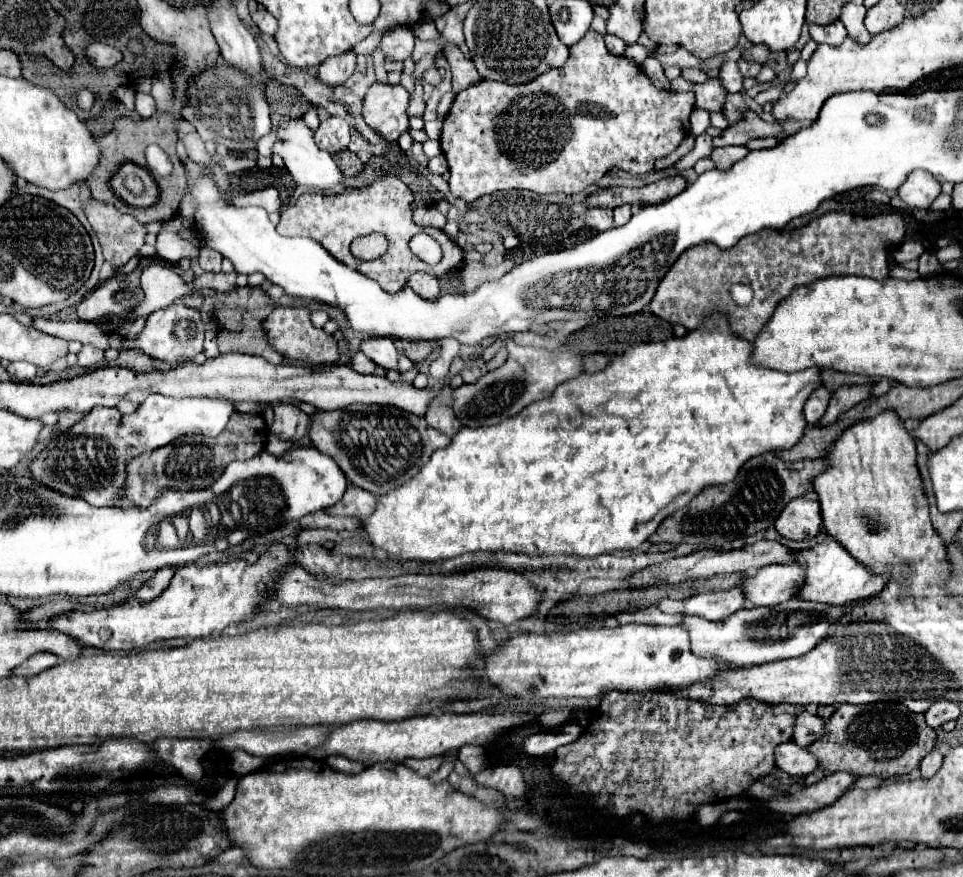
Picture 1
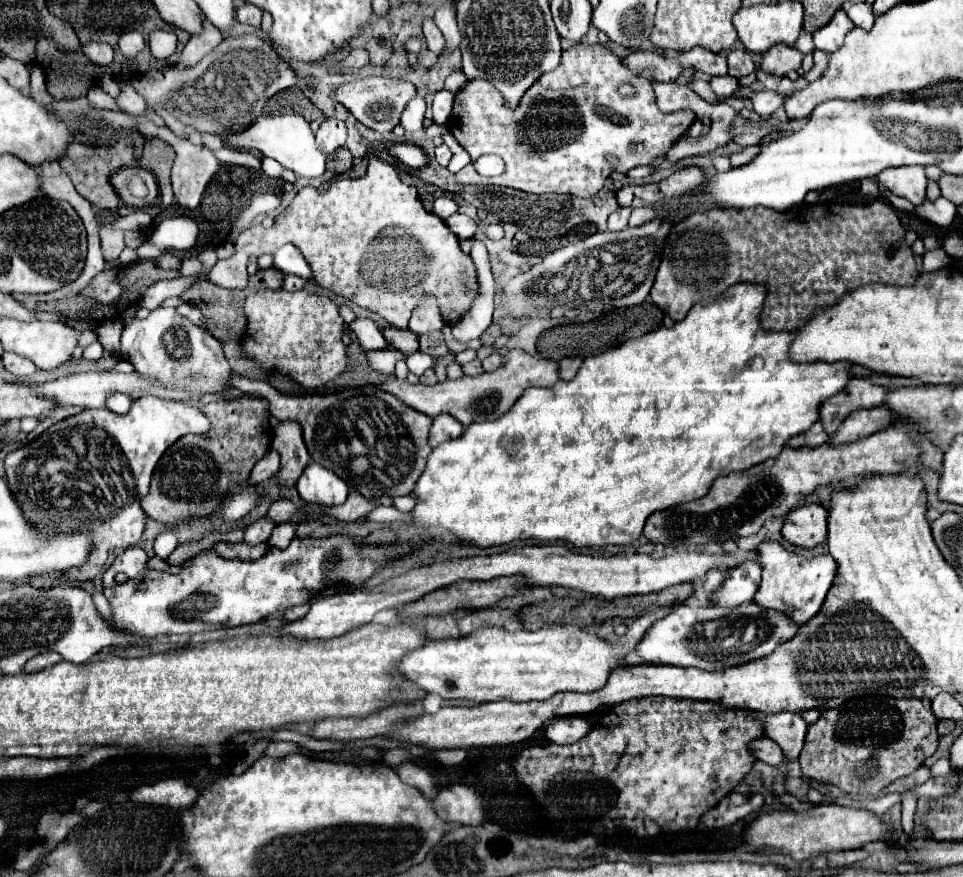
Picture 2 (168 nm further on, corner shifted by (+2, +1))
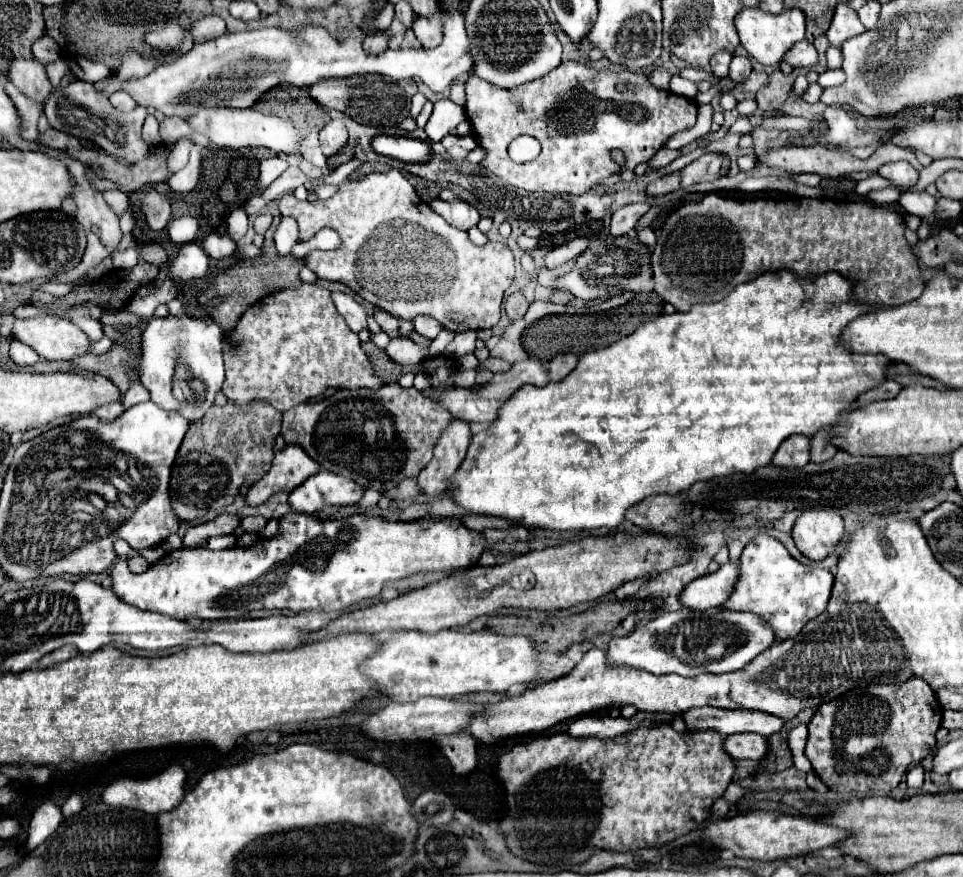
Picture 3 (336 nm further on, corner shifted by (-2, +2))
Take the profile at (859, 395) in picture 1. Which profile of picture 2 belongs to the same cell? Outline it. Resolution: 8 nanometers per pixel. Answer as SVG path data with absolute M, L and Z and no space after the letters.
M817 421L809 431L791 437L787 441L787 445L789 447L819 447L819 445L827 443L827 439L829 439L829 435L827 435L827 431L823 431L823 423Z

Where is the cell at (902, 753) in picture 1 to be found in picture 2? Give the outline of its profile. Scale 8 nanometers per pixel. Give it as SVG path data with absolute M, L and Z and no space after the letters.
M863 695L843 707L827 709L817 723L809 725L799 763L809 779L833 783L845 793L877 795L891 781L923 765L937 751L937 739L937 719L927 699Z

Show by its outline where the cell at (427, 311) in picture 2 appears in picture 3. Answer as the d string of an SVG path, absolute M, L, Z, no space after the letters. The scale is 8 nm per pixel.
M425 314L415 316L415 318L413 318L413 326L415 326L415 332L417 332L417 334L421 334L423 338L429 338L429 340L433 340L433 338L441 332L439 322L435 322L435 318L425 316Z

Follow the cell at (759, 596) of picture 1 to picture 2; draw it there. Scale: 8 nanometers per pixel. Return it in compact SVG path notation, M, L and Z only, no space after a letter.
M747 561L735 567L735 571L725 575L719 595L715 595L711 601L721 607L739 607L743 603L751 603L761 585L761 573L763 567L757 561Z

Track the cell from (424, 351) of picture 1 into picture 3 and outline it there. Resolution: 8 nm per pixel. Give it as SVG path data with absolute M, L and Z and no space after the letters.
M375 308L375 310L373 310L373 318L375 318L377 324L381 326L381 330L387 332L391 338L405 334L405 330L401 330L401 320L399 320L399 318L393 318L389 312L385 312L385 310L381 310L381 308Z

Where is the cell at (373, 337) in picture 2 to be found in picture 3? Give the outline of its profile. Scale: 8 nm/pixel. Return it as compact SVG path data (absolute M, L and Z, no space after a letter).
M333 292L331 296L337 312L345 318L347 326L353 332L361 332L363 328L367 328L367 310L363 308L363 304L359 304L353 296L343 292Z

